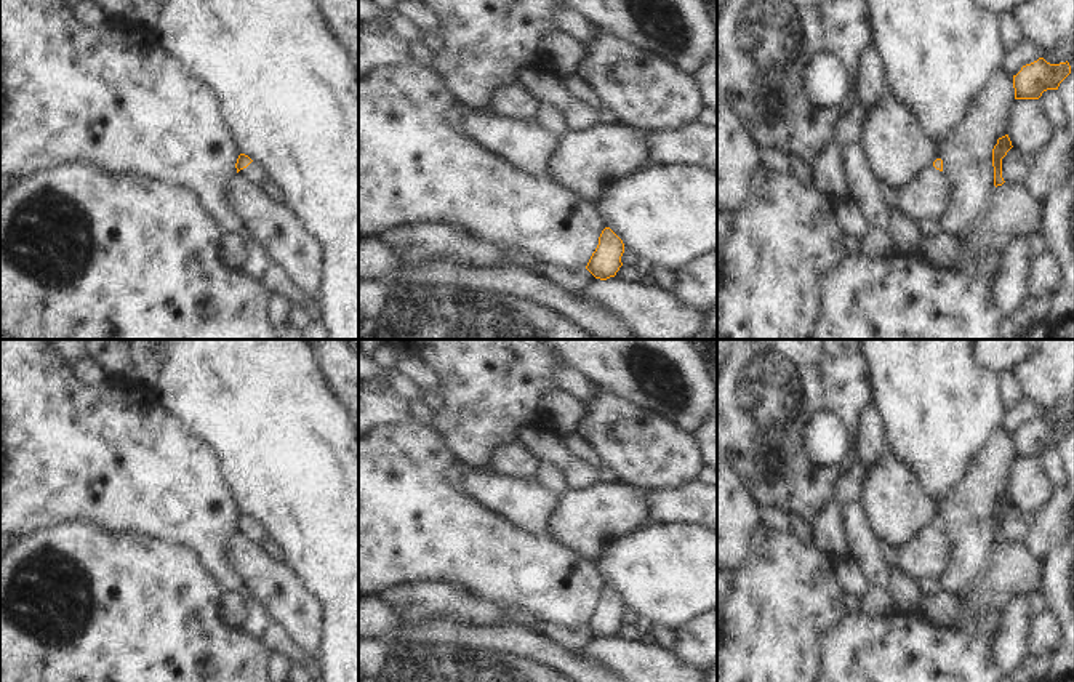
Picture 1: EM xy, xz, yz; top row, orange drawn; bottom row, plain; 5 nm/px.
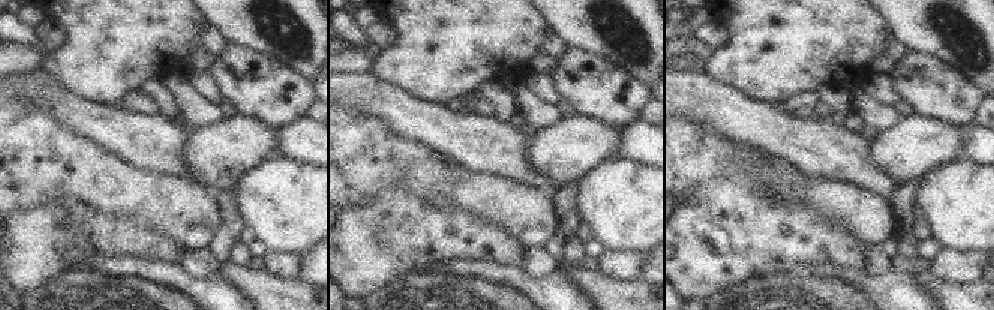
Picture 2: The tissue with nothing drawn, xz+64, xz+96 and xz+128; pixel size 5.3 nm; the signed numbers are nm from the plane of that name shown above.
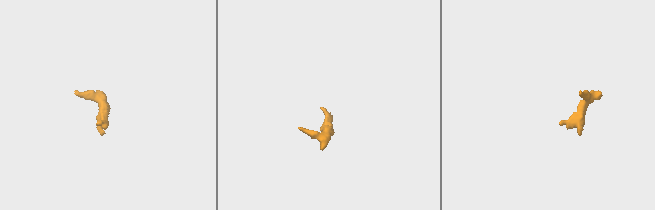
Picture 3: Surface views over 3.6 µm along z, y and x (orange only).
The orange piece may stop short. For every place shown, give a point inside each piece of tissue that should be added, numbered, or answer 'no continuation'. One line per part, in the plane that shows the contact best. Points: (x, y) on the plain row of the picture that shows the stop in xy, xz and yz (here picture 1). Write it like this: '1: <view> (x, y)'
1: xy (253, 532)

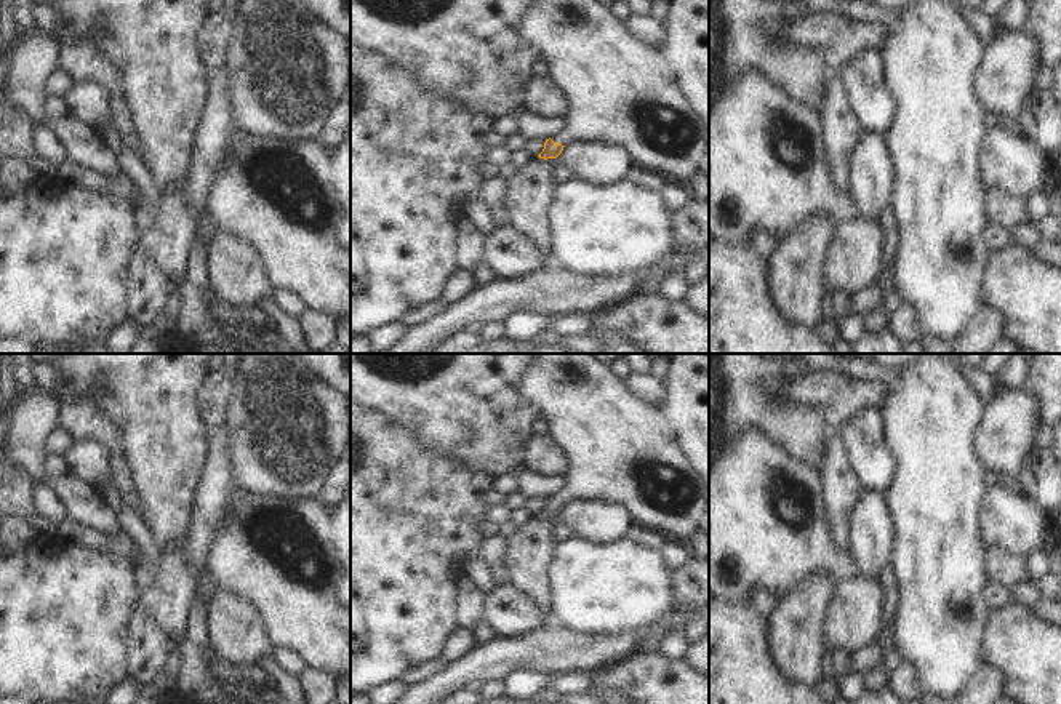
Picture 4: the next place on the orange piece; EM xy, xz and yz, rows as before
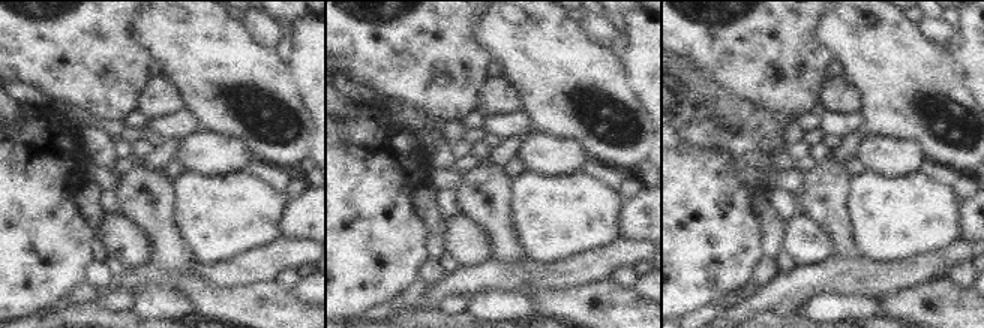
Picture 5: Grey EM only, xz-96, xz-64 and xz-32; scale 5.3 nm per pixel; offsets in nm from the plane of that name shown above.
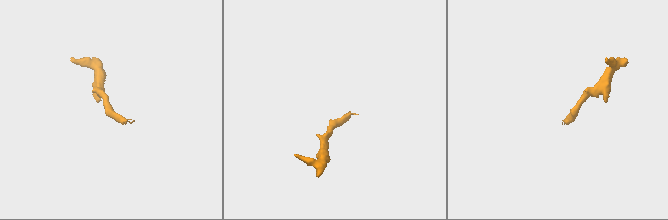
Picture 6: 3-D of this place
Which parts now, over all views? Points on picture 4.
1: xz (618, 448)

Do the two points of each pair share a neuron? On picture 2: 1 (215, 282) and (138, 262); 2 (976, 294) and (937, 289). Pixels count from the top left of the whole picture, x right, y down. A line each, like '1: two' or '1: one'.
1: one
2: one

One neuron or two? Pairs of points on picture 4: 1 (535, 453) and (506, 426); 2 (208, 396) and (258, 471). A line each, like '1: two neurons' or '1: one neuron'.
1: two neurons
2: two neurons

